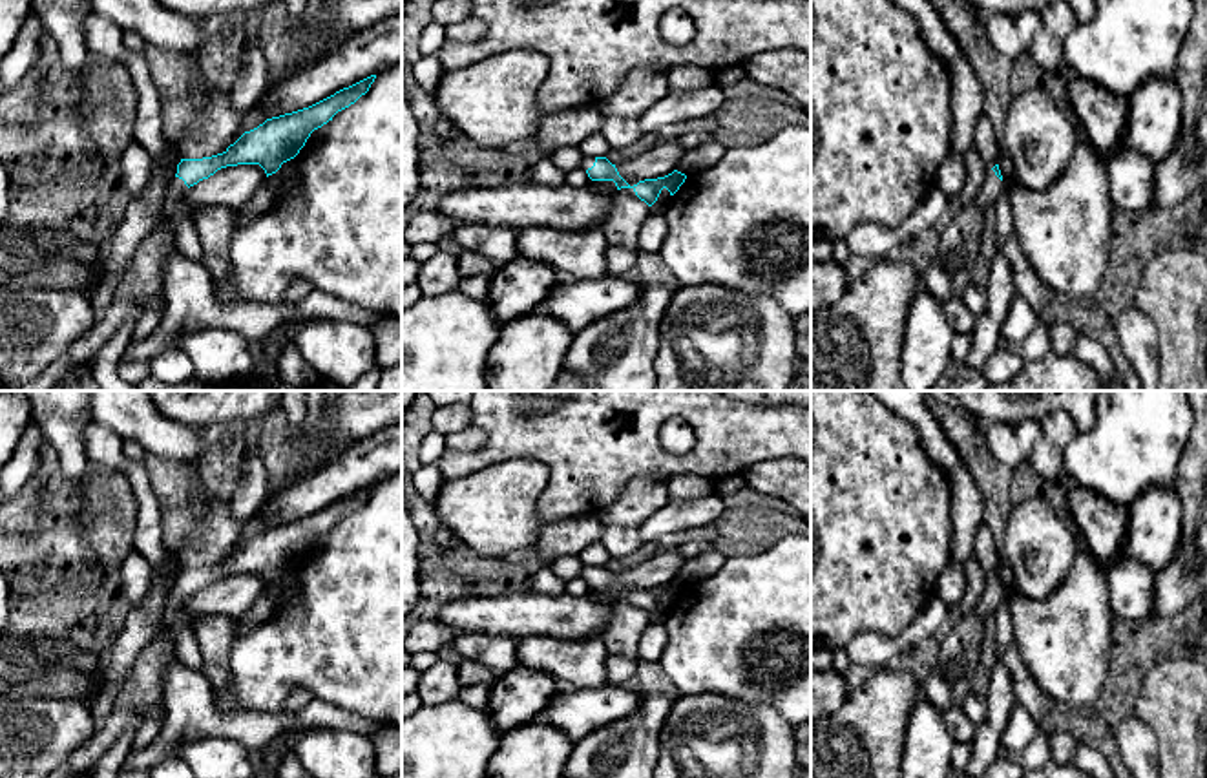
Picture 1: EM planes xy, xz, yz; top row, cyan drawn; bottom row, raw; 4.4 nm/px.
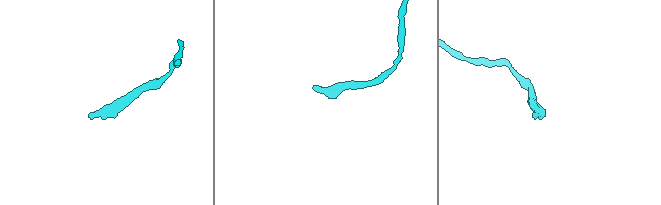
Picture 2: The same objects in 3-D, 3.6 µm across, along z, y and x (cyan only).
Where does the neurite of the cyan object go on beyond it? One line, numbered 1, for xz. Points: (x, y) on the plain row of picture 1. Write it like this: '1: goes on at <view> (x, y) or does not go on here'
1: goes on at xz (588, 570)

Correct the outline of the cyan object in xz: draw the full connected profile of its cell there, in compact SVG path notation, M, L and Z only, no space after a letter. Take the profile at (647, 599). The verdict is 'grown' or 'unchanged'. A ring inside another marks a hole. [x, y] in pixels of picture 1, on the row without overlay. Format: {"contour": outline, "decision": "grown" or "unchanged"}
{"contour": "M584 564L581 577L588 583L592 590L614 590L617 599L632 597L635 605L648 615L652 615L657 610L663 597L666 597L670 605L674 605L687 588L685 583L674 579L665 586L645 588L630 595L619 584L615 573L612 573L606 566L590 566L590 564Z", "decision": "grown"}

